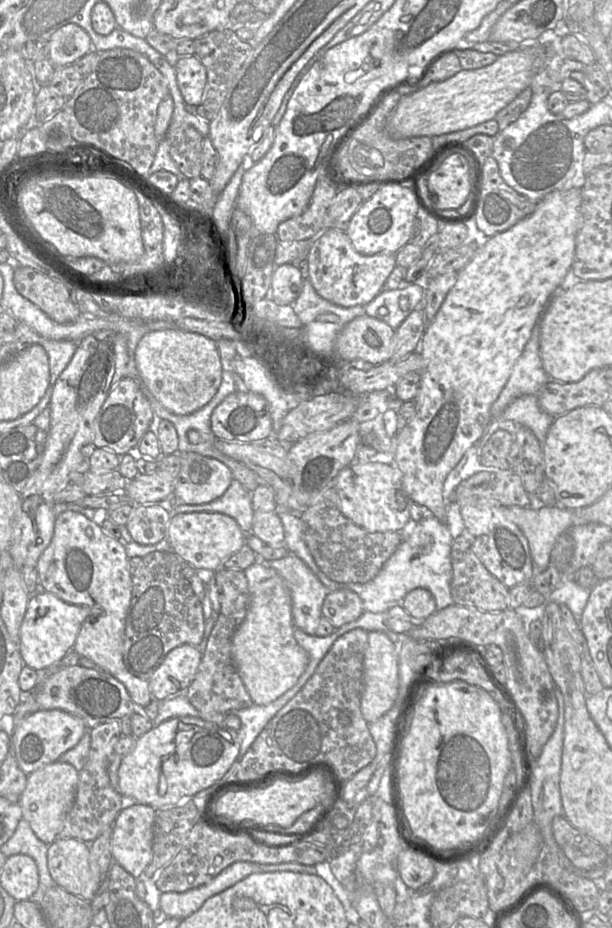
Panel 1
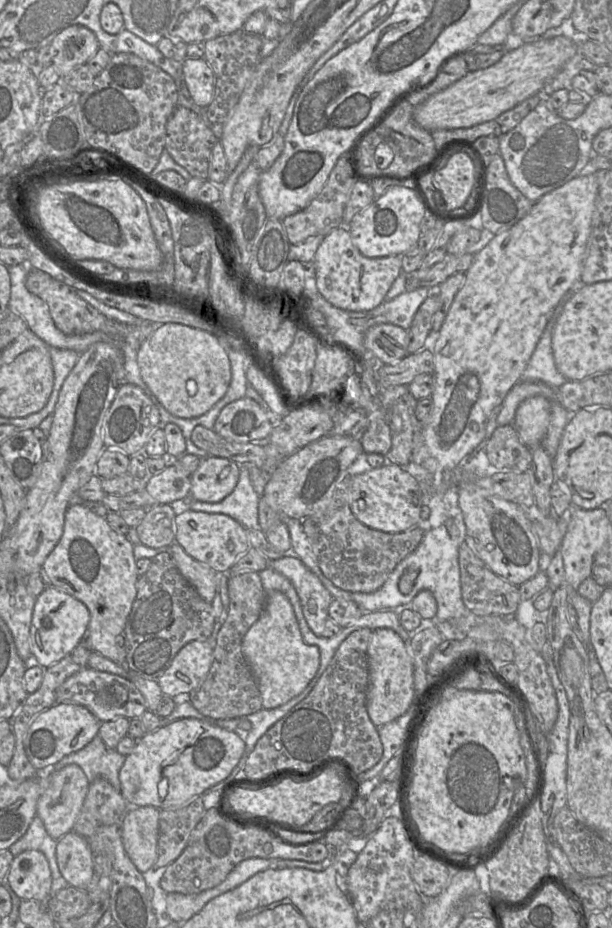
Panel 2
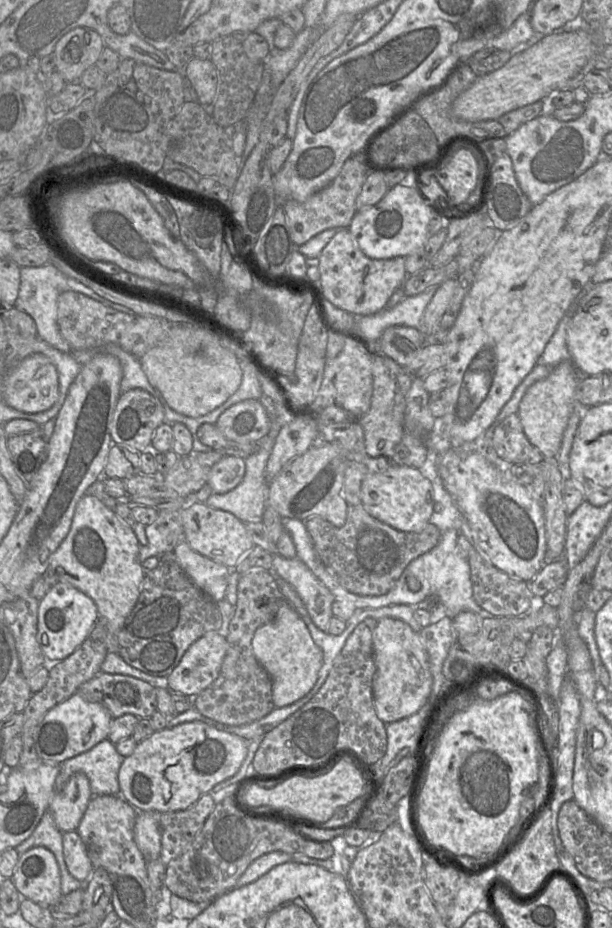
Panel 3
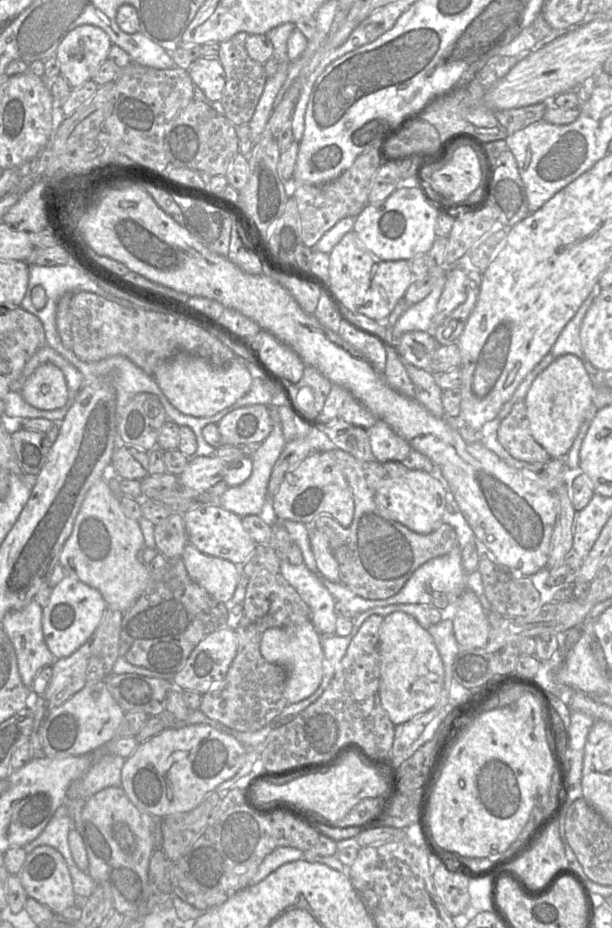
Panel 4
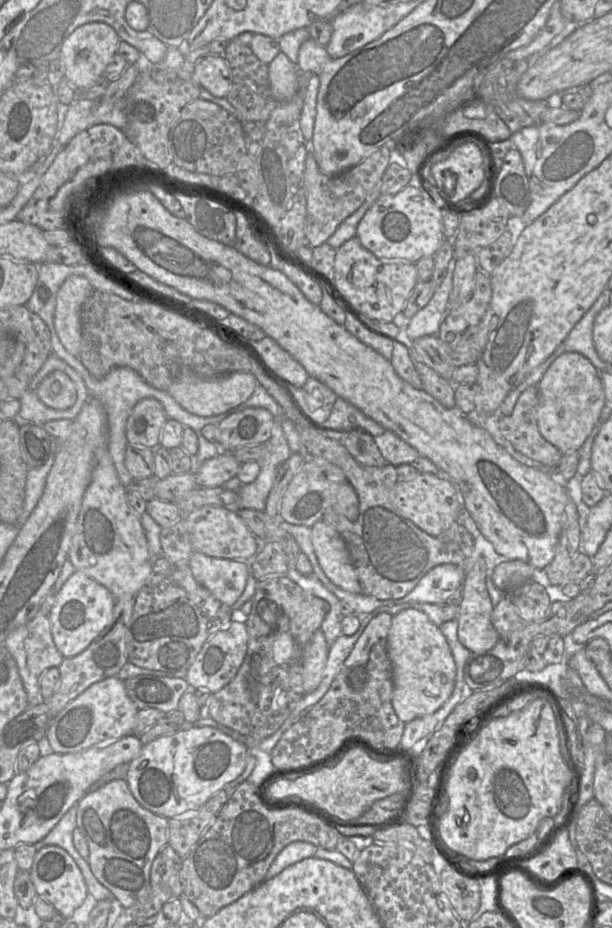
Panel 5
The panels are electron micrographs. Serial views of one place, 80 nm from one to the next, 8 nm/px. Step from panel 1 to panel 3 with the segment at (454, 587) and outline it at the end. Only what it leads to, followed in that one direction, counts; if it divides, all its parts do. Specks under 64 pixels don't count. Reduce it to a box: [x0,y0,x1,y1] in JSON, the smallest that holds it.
[467,549,533,617]

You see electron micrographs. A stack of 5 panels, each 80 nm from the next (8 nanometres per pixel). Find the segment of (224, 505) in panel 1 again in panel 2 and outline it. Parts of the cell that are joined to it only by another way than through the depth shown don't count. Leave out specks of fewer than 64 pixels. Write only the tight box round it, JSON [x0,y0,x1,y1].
[182,466,260,529]

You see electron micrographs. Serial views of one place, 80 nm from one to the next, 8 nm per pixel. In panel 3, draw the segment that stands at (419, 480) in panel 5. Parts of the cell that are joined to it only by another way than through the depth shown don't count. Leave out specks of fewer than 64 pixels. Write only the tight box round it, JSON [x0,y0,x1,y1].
[361,464,434,532]

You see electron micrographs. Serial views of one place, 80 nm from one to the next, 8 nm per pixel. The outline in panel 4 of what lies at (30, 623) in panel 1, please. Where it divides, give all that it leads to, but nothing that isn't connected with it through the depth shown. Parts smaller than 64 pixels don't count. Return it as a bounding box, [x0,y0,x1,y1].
[42,575,108,659]

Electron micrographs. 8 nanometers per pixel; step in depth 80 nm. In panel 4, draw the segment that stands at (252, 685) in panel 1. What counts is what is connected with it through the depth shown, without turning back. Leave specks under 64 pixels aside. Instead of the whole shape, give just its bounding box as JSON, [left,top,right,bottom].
[260,621,324,705]

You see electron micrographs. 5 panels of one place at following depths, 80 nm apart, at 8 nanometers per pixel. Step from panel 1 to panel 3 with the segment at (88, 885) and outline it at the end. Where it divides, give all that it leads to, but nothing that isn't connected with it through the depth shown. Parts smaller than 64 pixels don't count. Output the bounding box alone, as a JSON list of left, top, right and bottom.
[63,831,94,882]

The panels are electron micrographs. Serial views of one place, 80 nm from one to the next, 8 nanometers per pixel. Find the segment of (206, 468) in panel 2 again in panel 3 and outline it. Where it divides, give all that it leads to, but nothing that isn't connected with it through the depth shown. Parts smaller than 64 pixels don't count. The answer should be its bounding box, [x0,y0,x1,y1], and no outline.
[207,456,245,494]

